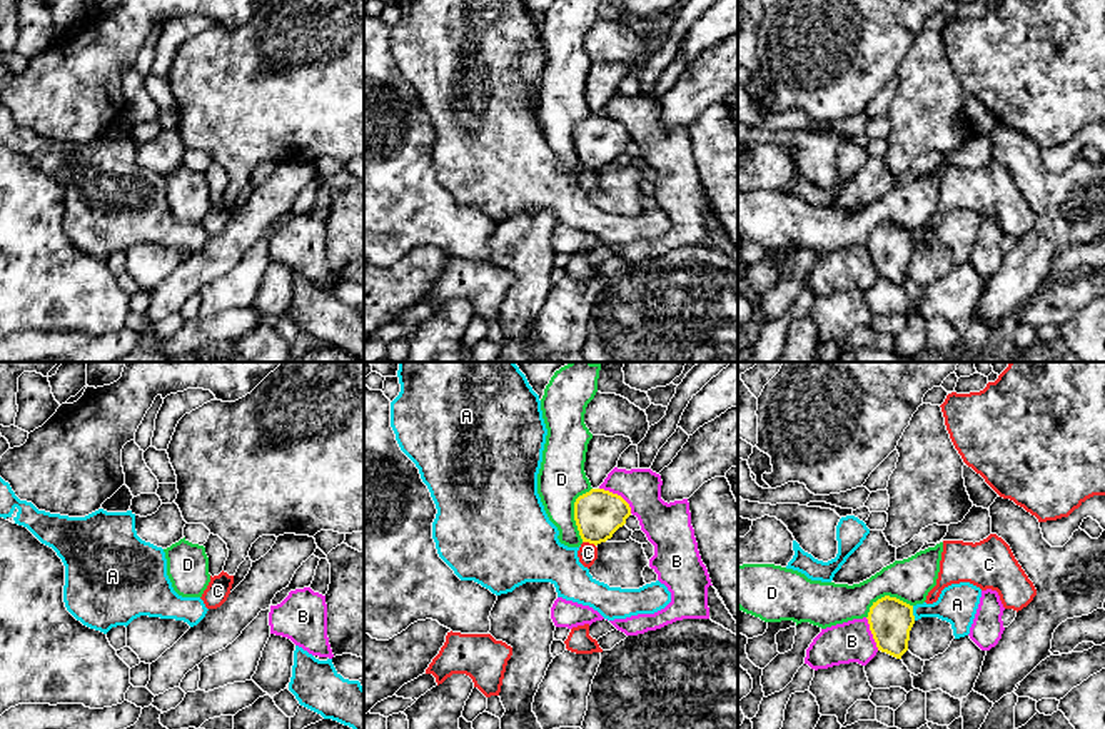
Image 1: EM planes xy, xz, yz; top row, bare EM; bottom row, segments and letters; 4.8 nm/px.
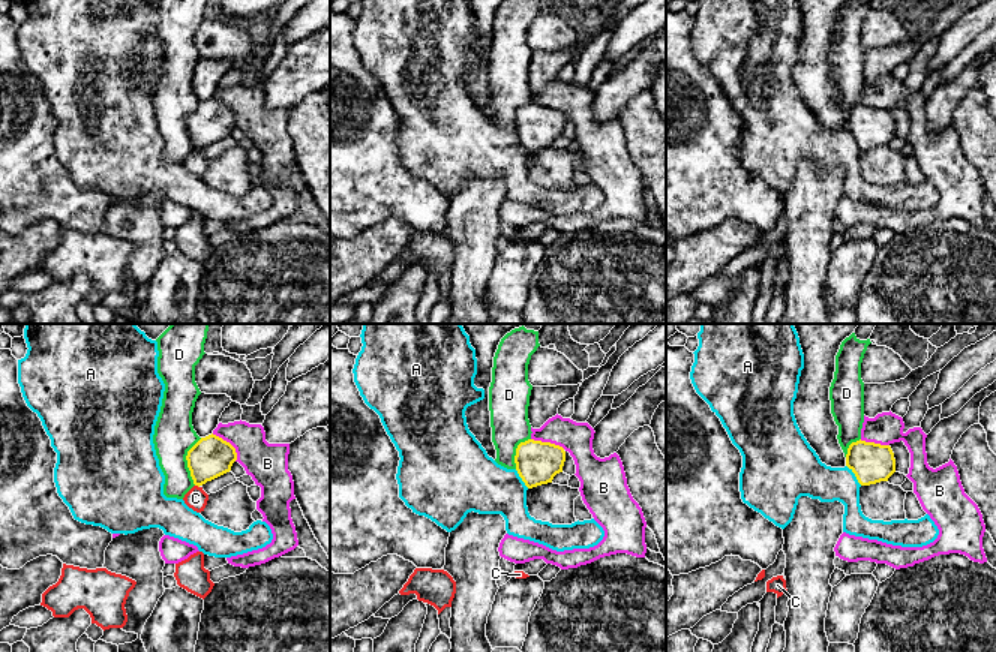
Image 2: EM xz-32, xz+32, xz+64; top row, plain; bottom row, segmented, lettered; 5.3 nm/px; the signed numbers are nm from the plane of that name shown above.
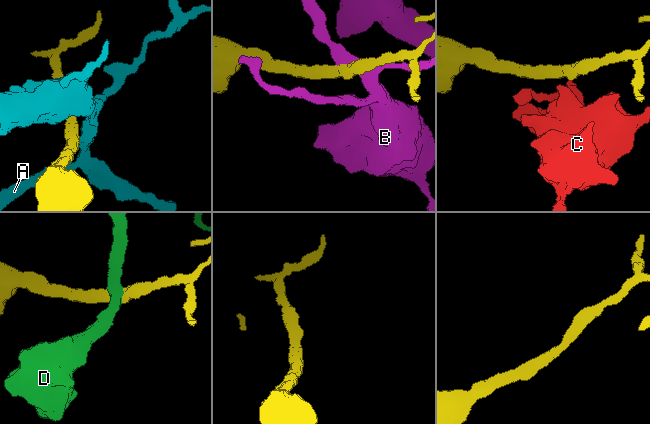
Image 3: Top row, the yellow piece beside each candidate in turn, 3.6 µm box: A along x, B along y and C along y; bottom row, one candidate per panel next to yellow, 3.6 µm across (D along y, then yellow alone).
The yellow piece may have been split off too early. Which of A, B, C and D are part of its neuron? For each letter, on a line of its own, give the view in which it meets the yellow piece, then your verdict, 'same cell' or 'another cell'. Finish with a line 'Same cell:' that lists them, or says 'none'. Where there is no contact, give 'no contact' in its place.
A: yz | another cell
B: xz | another cell
C: xz | another cell
D: xz | another cell
Same cell: none

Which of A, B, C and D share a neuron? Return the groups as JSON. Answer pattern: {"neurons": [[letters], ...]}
{"neurons": [["A"], ["B"], ["C"], ["D"]]}

